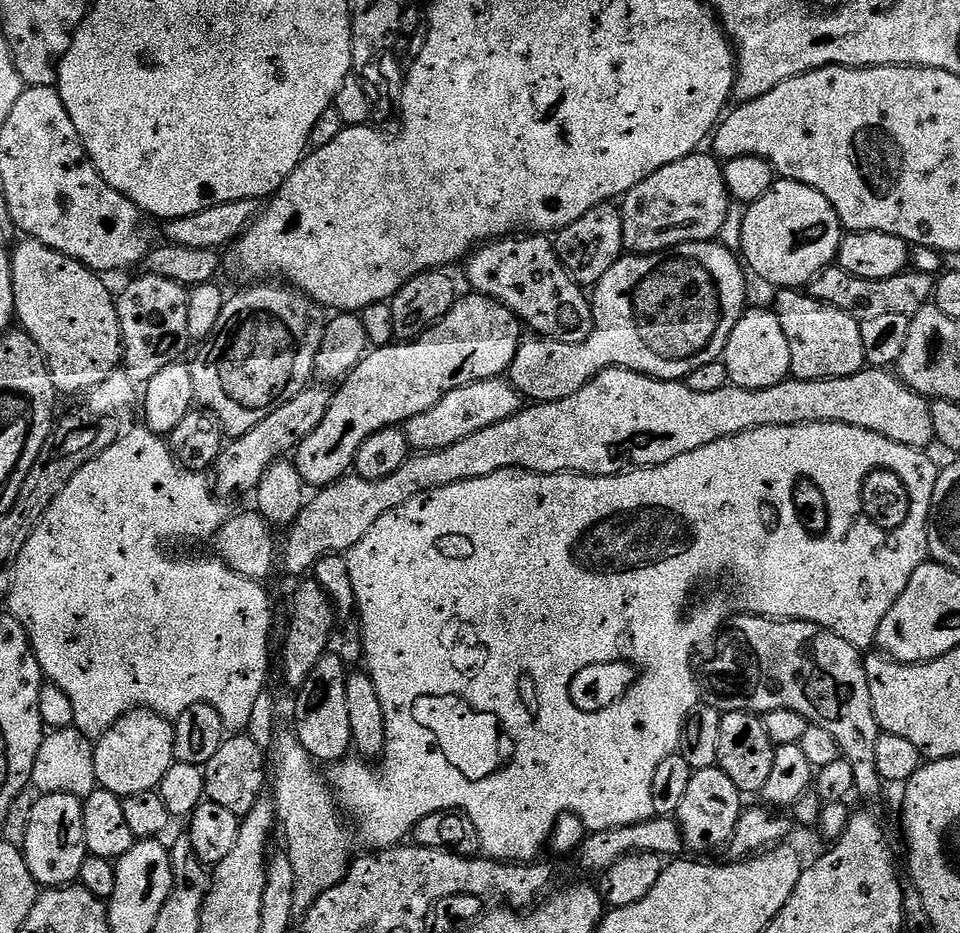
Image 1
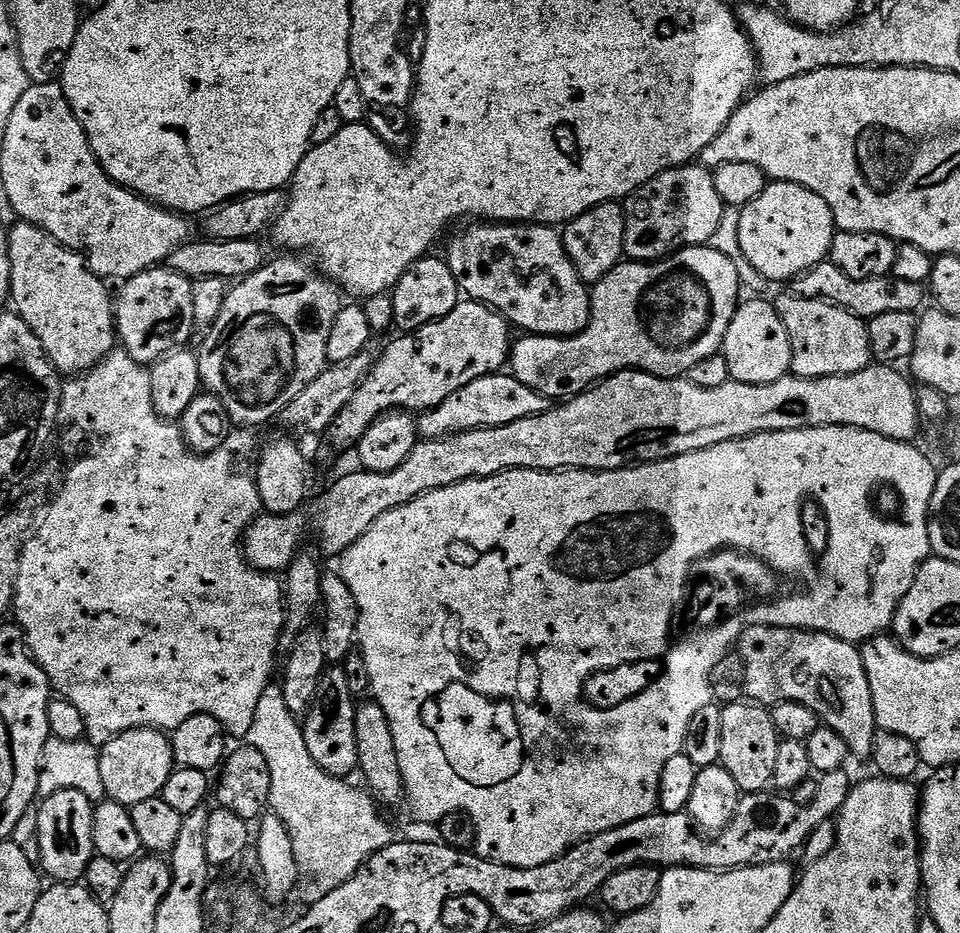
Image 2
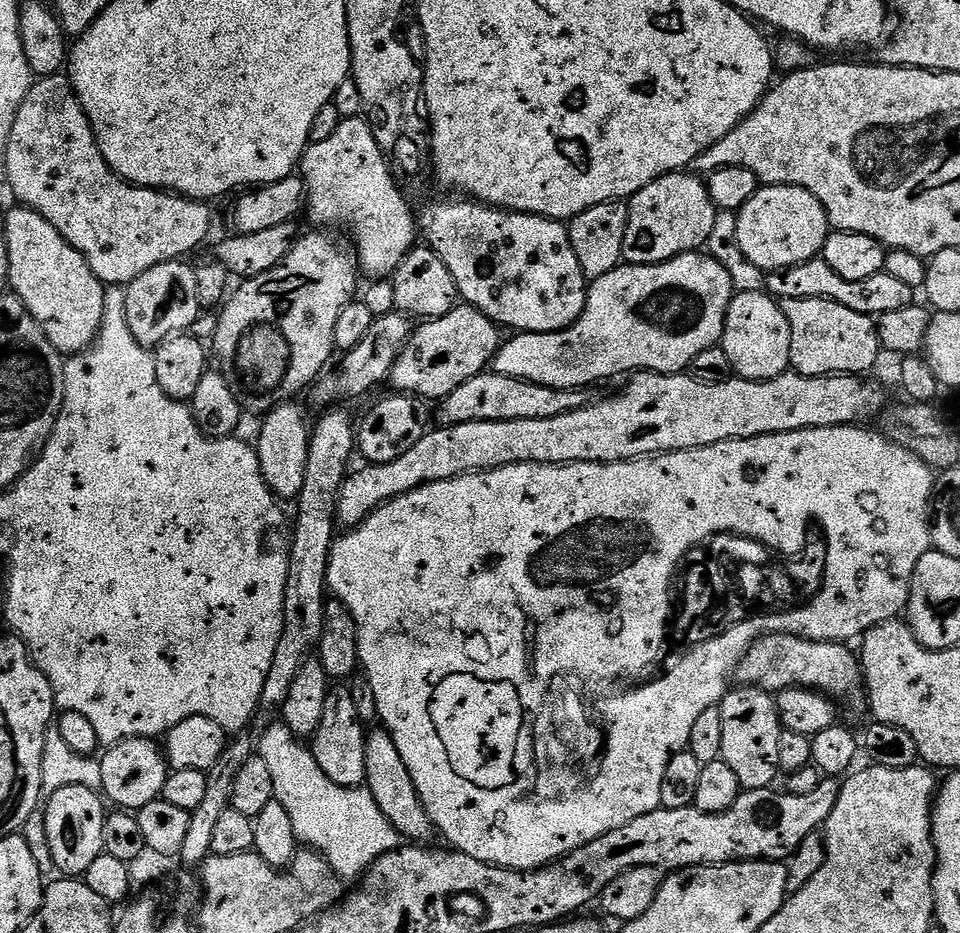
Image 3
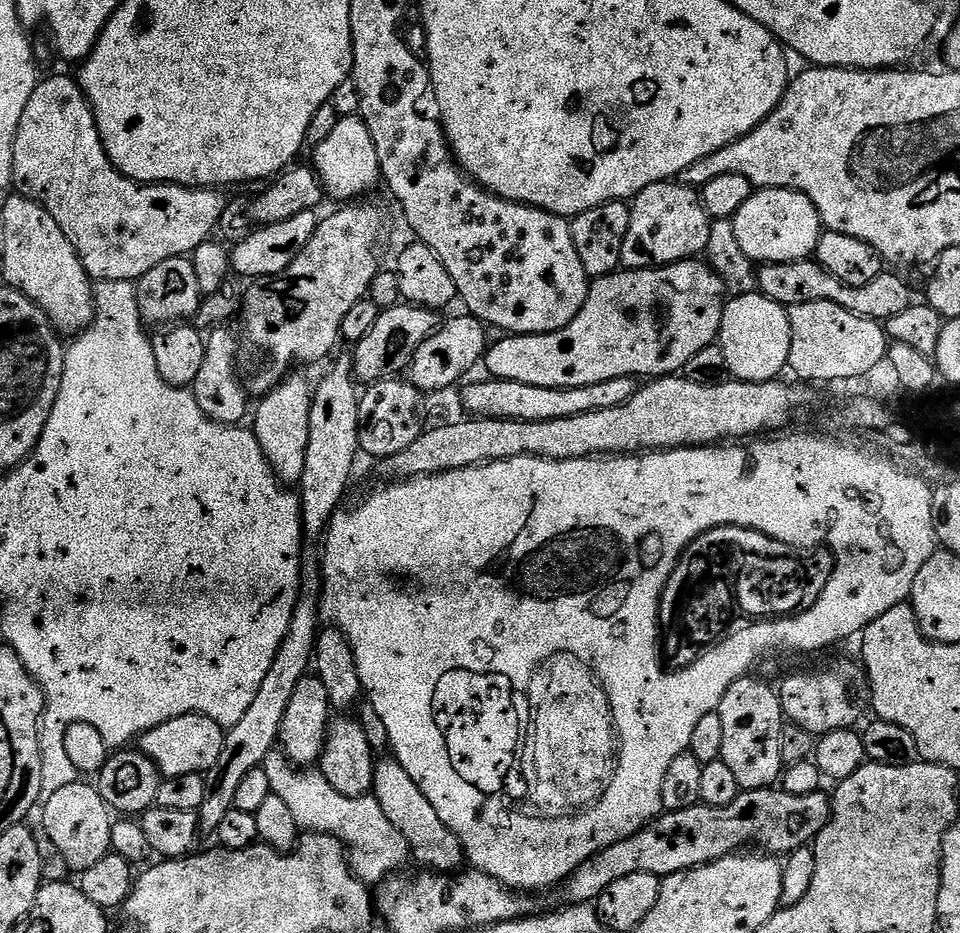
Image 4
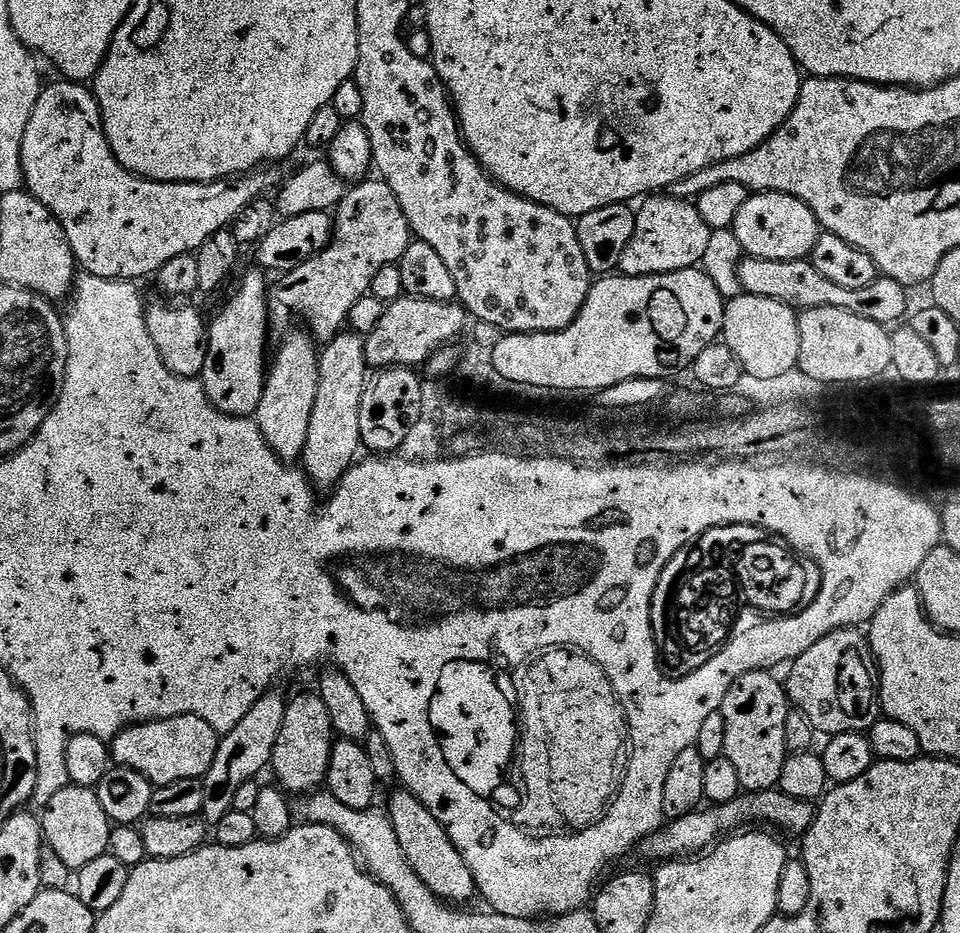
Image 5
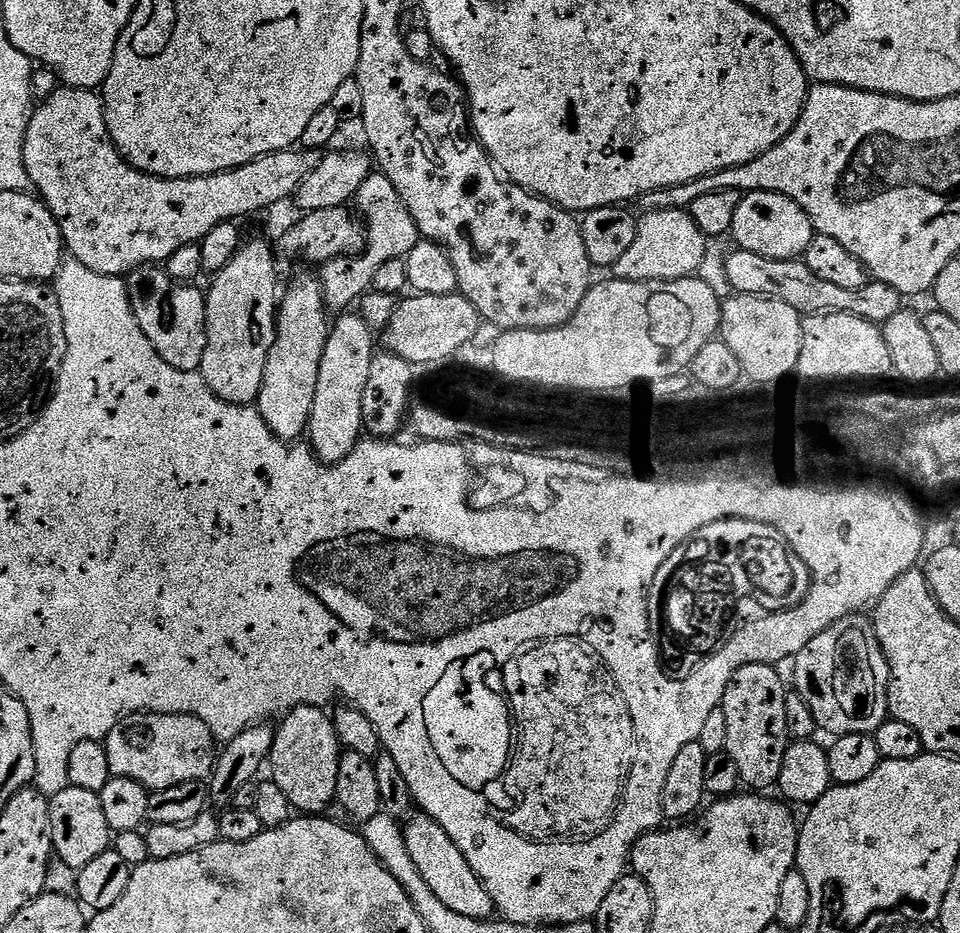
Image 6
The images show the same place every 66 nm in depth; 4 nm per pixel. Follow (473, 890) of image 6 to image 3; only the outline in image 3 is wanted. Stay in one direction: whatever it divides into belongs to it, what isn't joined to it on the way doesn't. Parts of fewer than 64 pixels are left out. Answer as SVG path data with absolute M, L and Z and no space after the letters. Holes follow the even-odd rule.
M373 727L367 733L364 779L368 792L374 794L374 802L378 802L382 814L390 818L390 822L399 830L405 841L431 841L428 839L434 836L433 822L426 814L424 804L414 786L414 778L410 778L410 770L406 770L406 762L402 762L402 754L398 754L398 746L394 746L394 738L383 727Z

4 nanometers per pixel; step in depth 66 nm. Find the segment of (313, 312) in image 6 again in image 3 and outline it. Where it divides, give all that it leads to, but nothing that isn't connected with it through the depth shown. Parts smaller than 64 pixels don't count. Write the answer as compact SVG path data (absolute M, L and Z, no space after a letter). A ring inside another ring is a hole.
M281 402L275 408L271 408L263 417L260 424L260 437L254 440L256 456L260 460L260 469L264 475L264 481L281 501L295 501L302 490L302 482L306 482L306 458L308 457L308 442L310 439L310 424L304 421L304 412L296 405L296 402Z

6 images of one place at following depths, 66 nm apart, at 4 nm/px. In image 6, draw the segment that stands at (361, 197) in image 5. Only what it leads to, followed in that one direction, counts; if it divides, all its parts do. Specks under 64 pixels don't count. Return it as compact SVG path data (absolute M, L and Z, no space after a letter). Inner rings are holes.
M379 170L373 171L372 175L368 176L366 182L362 184L362 190L358 190L354 208L366 225L366 243L363 252L355 256L339 256L336 260L329 260L318 272L318 279L324 291L324 303L332 310L335 308L340 308L336 310L347 309L344 308L347 304L355 305L360 297L371 289L374 274L378 274L378 269L385 262L403 260L410 254L410 250L414 250L414 246L418 246L418 242L422 238L410 210L406 210L406 202L402 198L402 194L398 194L398 190L394 188L394 182L390 182L390 178L386 178L384 173Z

